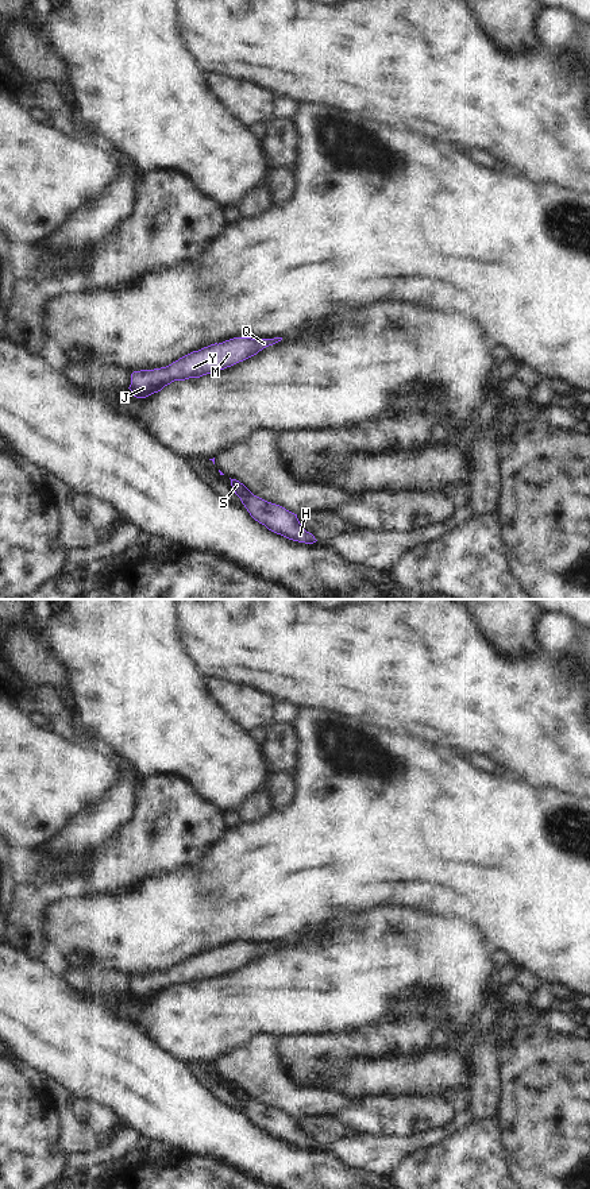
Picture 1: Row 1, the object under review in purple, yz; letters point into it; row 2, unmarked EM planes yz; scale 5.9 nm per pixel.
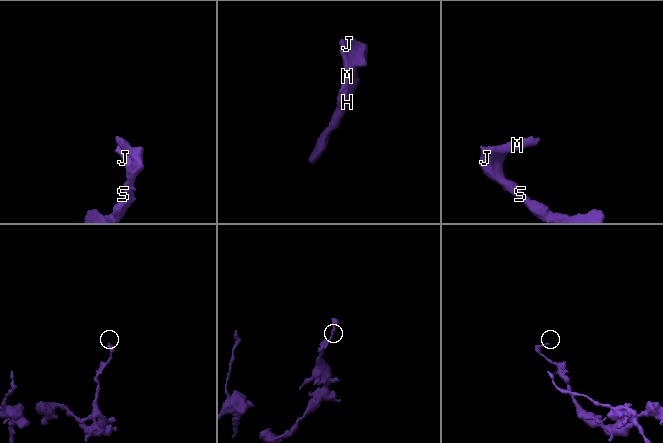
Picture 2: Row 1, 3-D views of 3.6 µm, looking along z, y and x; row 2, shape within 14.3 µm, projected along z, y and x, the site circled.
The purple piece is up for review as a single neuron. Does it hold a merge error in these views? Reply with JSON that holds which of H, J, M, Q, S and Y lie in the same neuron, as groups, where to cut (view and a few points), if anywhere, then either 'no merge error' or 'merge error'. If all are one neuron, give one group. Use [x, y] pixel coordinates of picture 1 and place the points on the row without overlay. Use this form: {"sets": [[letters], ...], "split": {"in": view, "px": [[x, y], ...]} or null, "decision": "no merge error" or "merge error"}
{"sets": [["H", "J", "M", "Q", "S", "Y"]], "split": null, "decision": "no merge error"}

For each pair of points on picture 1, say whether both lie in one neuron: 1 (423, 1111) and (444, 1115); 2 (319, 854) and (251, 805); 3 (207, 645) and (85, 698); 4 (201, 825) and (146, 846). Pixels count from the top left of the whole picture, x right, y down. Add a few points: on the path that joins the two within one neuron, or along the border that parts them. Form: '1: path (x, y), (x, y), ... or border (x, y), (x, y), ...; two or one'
1: path (428, 1112), (439, 1114); one
2: border (272, 809), (259, 819), (242, 822); two
3: border (176, 624), (184, 651), (205, 680); two
4: path (188, 834), (164, 834), (159, 838); one

